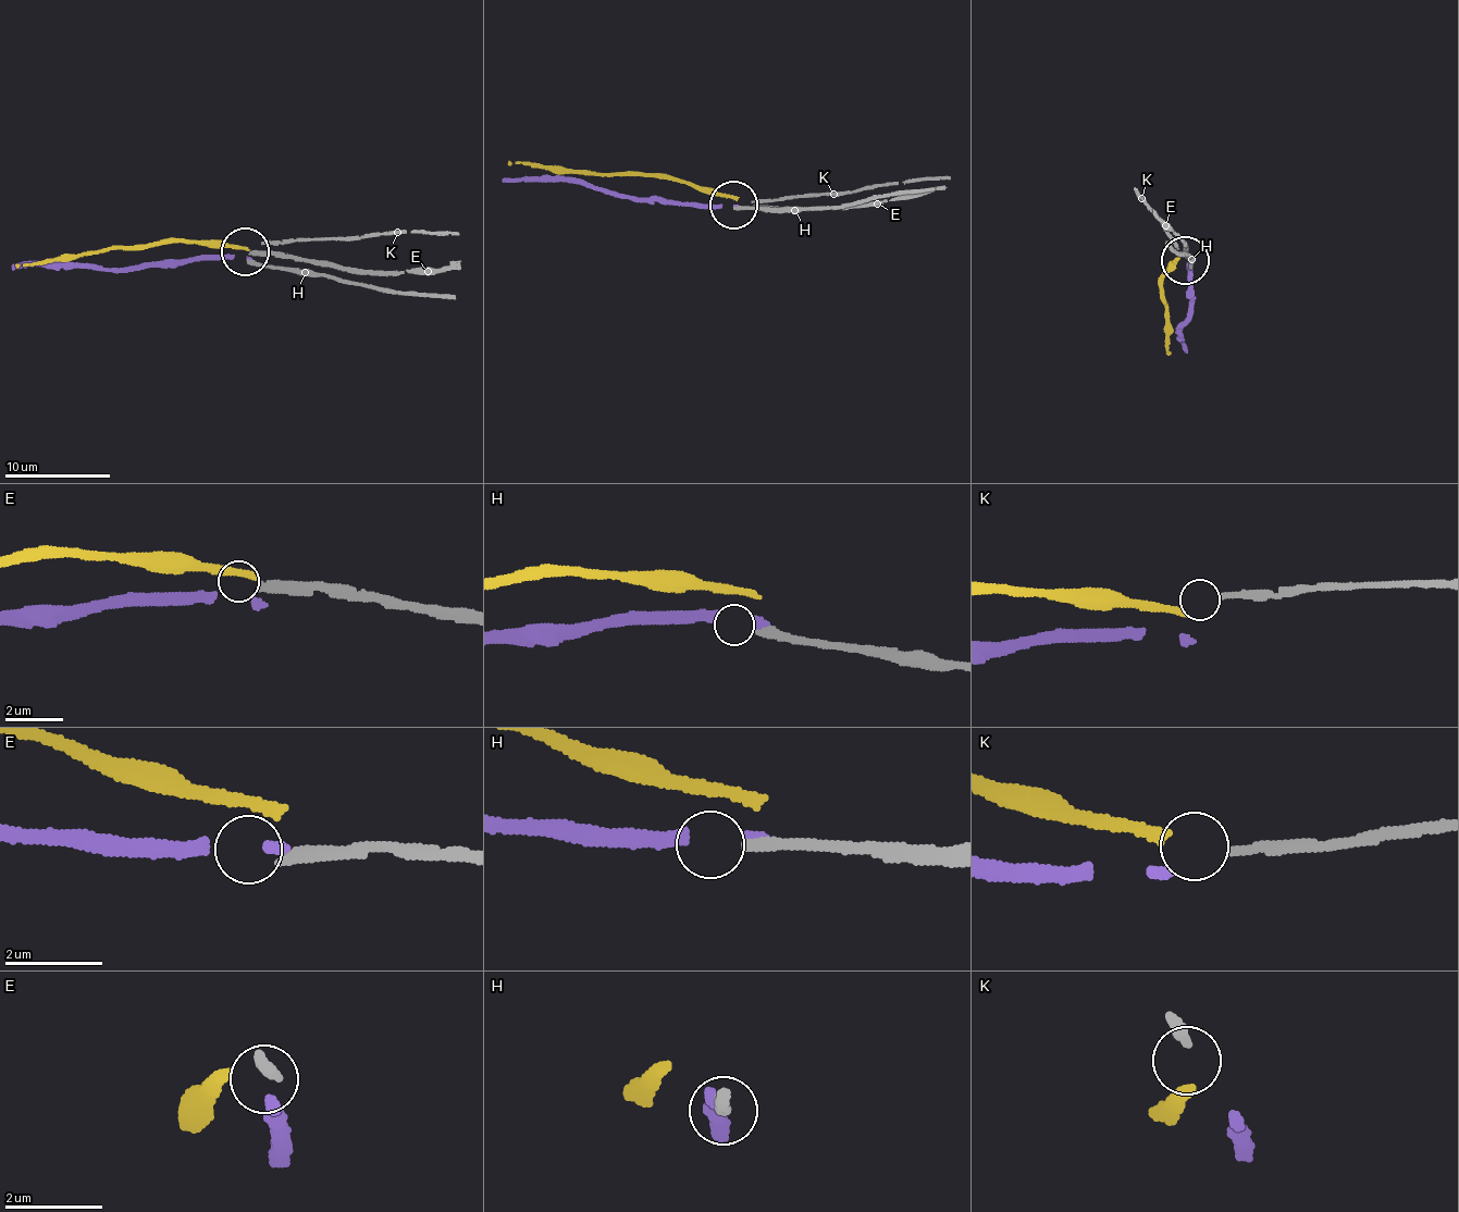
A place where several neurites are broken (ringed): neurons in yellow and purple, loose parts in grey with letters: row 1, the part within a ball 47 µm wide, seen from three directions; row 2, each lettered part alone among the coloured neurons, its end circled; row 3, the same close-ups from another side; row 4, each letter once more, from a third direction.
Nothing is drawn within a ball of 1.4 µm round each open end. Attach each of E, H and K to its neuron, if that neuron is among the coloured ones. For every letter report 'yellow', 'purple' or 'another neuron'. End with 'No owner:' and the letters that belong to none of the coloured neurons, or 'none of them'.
E: another neuron
H: another neuron
K: another neuron
No owner: E, H, K

